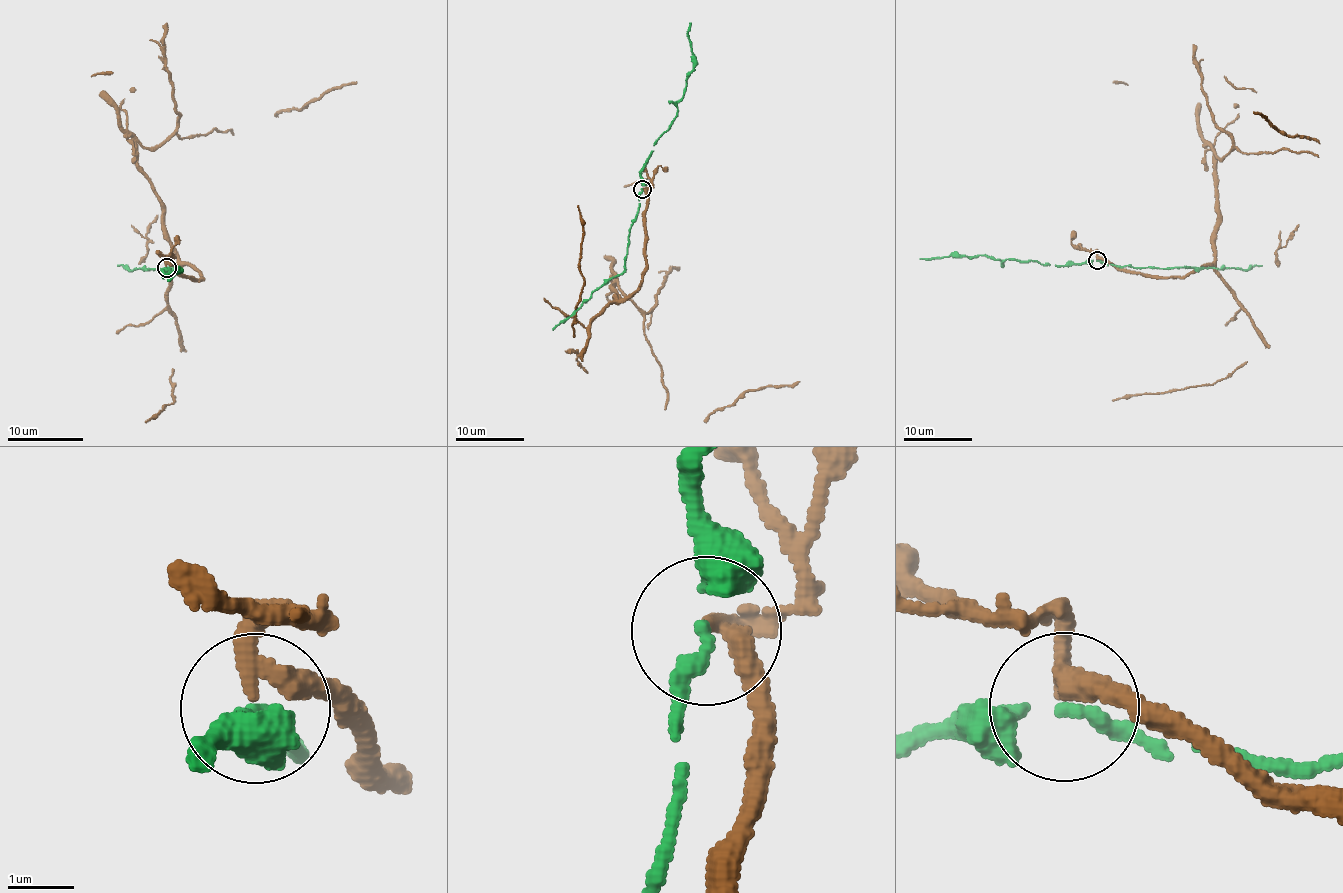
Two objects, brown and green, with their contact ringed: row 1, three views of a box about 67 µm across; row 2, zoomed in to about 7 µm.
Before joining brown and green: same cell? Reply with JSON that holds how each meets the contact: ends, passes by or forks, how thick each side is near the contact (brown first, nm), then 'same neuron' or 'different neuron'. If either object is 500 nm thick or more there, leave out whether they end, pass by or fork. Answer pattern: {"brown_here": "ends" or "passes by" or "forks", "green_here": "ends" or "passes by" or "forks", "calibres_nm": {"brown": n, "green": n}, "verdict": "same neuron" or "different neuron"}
{"brown_here": "passes by", "green_here": "passes by", "calibres_nm": {"brown": 240, "green": 180}, "verdict": "different neuron"}

